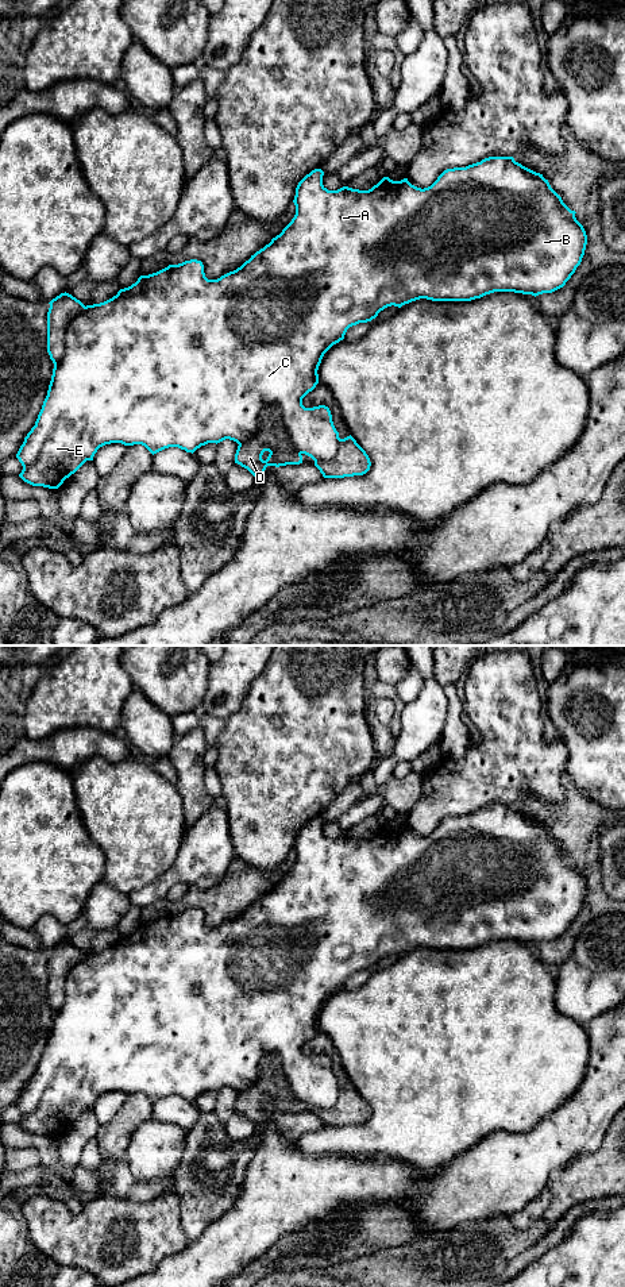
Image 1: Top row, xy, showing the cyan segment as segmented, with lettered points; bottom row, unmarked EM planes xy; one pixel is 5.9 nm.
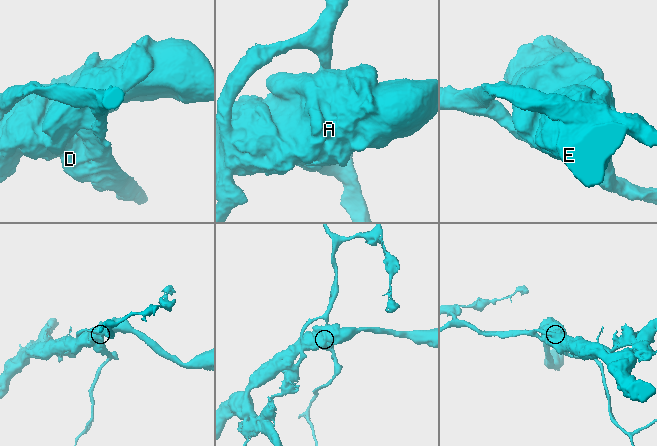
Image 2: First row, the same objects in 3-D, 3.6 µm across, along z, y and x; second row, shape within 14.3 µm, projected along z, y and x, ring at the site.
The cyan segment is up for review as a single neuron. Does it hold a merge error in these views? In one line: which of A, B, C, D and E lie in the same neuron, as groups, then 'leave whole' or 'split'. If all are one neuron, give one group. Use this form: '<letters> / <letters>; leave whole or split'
A B C E / D; split

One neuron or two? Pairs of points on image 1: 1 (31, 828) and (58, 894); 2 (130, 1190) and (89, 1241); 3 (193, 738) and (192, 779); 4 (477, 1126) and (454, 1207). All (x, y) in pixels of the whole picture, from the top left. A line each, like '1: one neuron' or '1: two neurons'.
1: one neuron
2: two neurons
3: one neuron
4: two neurons

